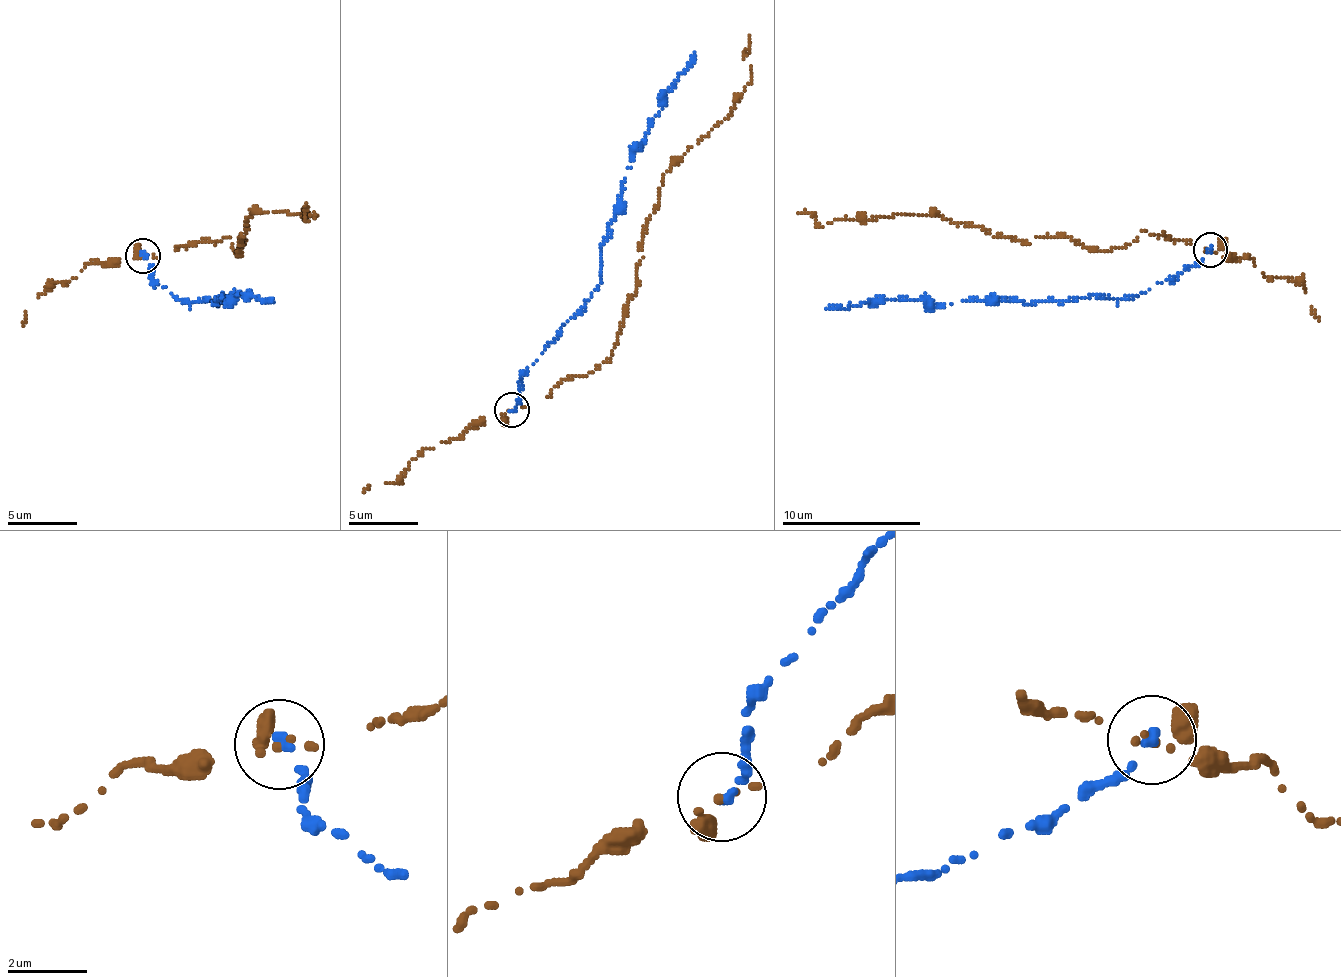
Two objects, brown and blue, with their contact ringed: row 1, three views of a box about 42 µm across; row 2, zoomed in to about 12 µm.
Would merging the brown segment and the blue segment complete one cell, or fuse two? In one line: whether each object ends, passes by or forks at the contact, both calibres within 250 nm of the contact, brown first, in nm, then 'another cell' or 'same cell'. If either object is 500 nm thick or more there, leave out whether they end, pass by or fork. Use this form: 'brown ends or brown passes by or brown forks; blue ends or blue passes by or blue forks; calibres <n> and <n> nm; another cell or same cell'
brown ends; blue ends; calibres 190 and 240 nm; another cell

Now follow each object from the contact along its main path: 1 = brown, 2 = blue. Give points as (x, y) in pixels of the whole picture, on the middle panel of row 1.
1: (512, 411), (612, 355), (663, 174), (731, 111), (751, 80), (743, 59), (749, 35)
2: (512, 411), (520, 399), (527, 367), (601, 282), (601, 244), (621, 181), (662, 108), (662, 94), (694, 52)

